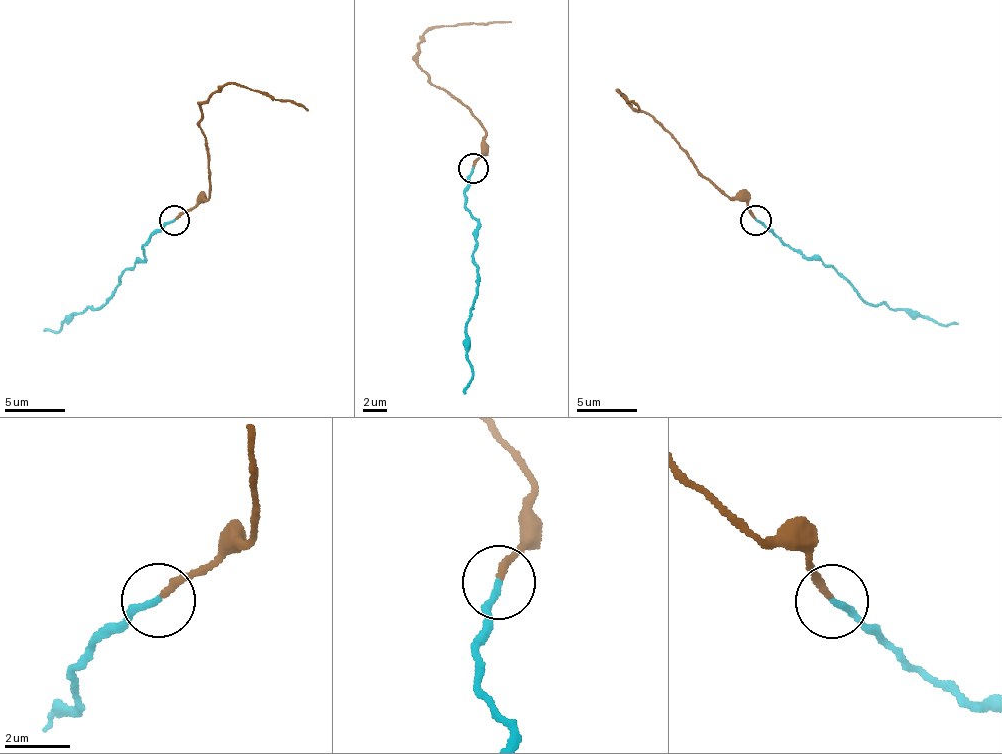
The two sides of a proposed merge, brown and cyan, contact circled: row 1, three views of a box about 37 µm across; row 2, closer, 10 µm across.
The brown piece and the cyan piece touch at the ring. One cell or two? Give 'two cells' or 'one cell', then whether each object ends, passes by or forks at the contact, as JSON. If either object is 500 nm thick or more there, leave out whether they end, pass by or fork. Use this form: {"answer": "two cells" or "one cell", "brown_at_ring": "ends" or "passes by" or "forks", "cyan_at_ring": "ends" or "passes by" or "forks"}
{"answer": "two cells", "brown_at_ring": "ends", "cyan_at_ring": "ends"}

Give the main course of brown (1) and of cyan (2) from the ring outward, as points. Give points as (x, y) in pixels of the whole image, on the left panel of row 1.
1: (175, 219), (205, 199), (212, 189), (200, 105), (233, 84), (309, 110)
2: (175, 219), (144, 243), (145, 257), (123, 272), (114, 295), (98, 307), (70, 314), (56, 333), (43, 330)

